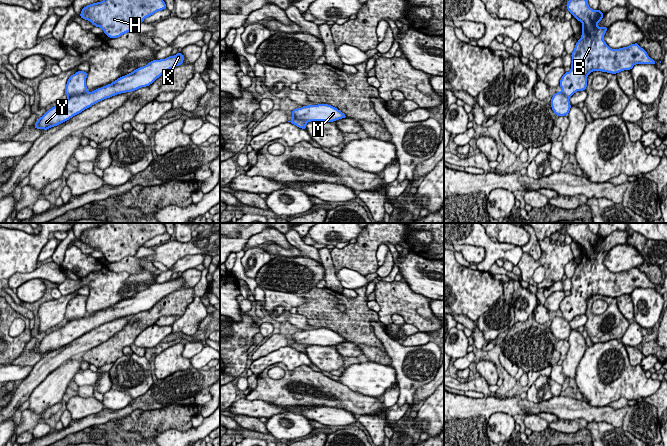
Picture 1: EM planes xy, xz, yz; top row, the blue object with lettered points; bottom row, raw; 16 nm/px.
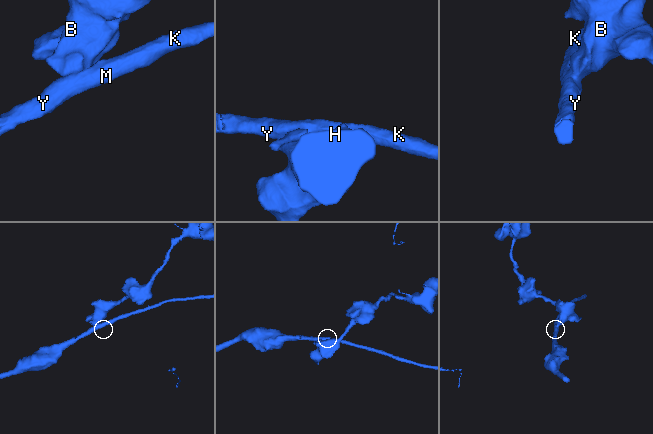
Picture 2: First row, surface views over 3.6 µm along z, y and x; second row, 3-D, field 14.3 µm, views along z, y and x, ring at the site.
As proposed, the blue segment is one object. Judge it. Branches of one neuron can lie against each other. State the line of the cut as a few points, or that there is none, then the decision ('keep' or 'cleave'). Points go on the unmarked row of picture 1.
cut in xy along (86, 314), (80, 318), (73, 318), (68, 321); cleave

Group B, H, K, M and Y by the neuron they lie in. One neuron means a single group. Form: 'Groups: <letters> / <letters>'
Groups: B H / K M Y

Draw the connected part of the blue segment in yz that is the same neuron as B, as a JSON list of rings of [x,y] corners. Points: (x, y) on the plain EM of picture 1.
[[[570,223],[566,231],[580,245],[582,259],[571,278],[571,294],[560,303],[561,316],[570,322],[577,315],[586,314],[587,301],[593,295],[617,298],[631,294],[635,288],[654,288],[638,267],[612,273],[604,265],[608,251],[598,251],[604,238],[589,231],[586,223]]]

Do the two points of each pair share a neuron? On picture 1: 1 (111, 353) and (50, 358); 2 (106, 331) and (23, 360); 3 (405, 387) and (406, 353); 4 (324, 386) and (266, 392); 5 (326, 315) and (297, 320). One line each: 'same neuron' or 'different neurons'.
1: different neurons
2: different neurons
3: same neuron
4: same neuron
5: different neurons

